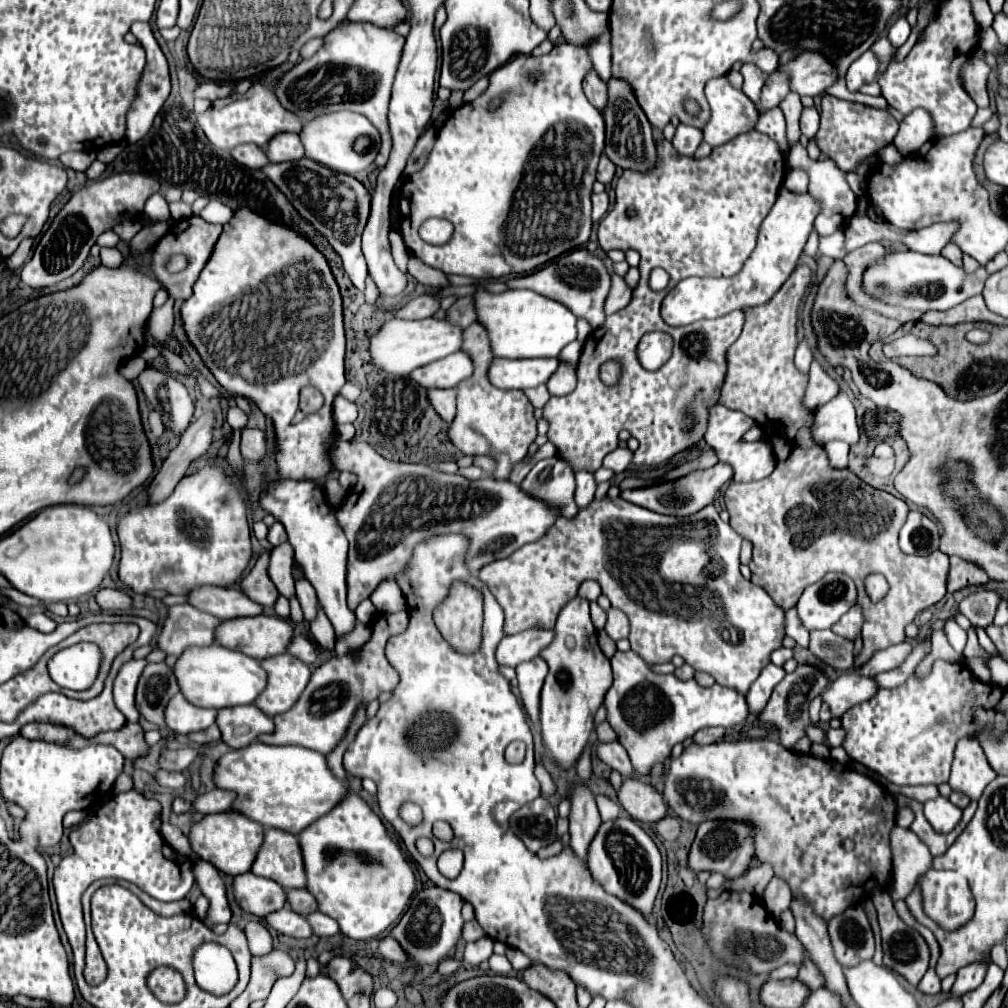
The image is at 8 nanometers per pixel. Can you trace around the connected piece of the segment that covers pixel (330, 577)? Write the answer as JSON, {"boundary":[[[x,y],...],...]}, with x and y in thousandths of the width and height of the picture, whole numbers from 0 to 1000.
{"boundary":[[[272,475],[266,477],[264,485],[258,489],[258,503],[284,523],[286,537],[294,547],[294,559],[300,561],[304,574],[313,584],[315,598],[319,598],[319,604],[327,614],[333,632],[347,628],[353,620],[353,610],[343,600],[345,535],[335,519],[331,519],[331,505],[325,501],[321,485],[312,477]]]}

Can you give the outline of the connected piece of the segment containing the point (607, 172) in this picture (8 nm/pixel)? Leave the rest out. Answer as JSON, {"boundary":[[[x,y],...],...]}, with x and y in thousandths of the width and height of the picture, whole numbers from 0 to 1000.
{"boundary":[[[597,154],[595,164],[593,164],[593,180],[603,184],[607,178],[609,178],[609,162],[601,154]]]}

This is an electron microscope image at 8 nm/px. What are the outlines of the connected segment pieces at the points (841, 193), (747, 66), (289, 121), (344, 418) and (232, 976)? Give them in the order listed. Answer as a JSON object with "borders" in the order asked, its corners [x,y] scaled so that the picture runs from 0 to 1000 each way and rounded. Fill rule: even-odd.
{"borders":[[[[792,140],[784,146],[784,154],[782,154],[782,162],[784,166],[796,166],[802,170],[804,174],[804,184],[802,189],[815,201],[815,209],[810,215],[810,229],[812,233],[825,233],[831,227],[837,227],[837,223],[845,217],[847,209],[849,209],[849,193],[845,191],[841,180],[839,180],[839,172],[825,160],[825,158],[815,158],[815,162],[810,162],[802,156],[800,146]]],[[[738,63],[736,68],[734,68],[736,76],[738,76],[738,84],[736,84],[736,90],[750,102],[754,100],[754,88],[762,76],[760,70],[756,70],[754,66],[750,66],[748,63]]],[[[252,82],[244,94],[212,100],[208,104],[208,108],[204,108],[202,112],[196,114],[196,122],[202,128],[208,142],[212,142],[214,146],[220,146],[224,150],[230,150],[230,146],[240,144],[240,142],[252,142],[256,146],[264,146],[266,140],[274,132],[282,132],[282,130],[296,132],[300,128],[300,120],[292,112],[284,110],[276,102],[272,90],[260,82]]],[[[337,392],[331,396],[331,416],[333,420],[351,420],[355,414],[355,408],[353,408],[353,402],[339,396]]],[[[202,936],[192,945],[194,975],[212,987],[224,987],[234,977],[234,955],[228,943],[216,936]]]]}

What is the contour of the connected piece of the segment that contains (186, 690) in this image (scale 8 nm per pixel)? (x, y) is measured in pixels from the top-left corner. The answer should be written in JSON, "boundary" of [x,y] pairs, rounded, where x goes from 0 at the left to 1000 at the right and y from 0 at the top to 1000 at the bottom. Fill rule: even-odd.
{"boundary":[[[210,638],[206,642],[187,642],[177,652],[171,666],[177,676],[179,688],[194,701],[220,703],[232,699],[246,699],[264,682],[264,666],[260,666],[254,654],[238,646],[224,644],[216,638]]]}

